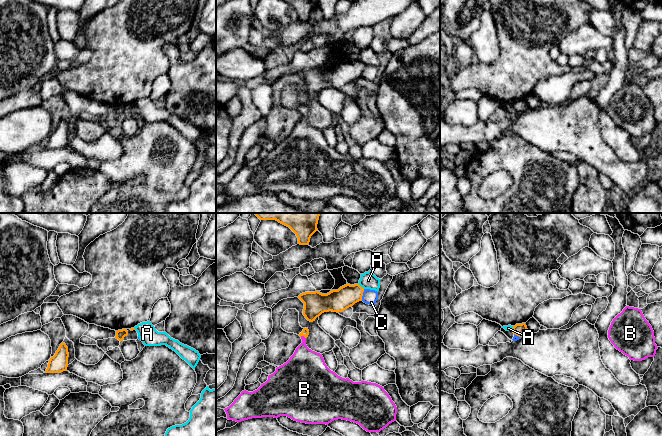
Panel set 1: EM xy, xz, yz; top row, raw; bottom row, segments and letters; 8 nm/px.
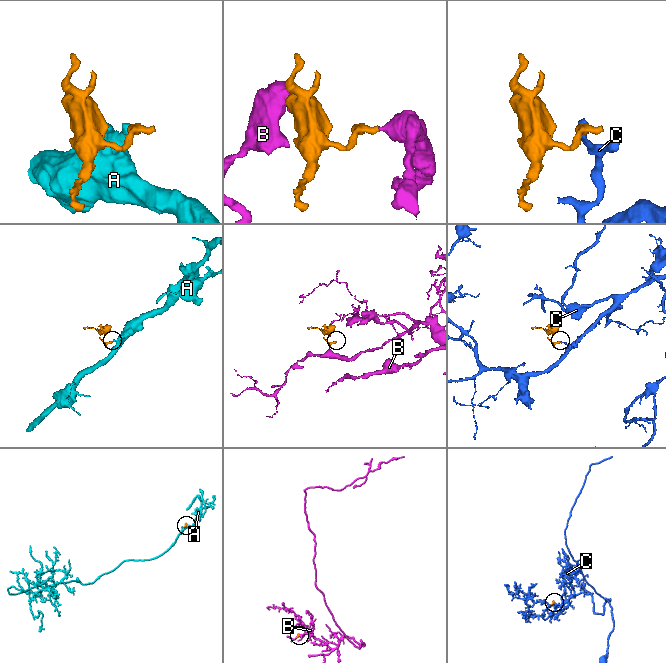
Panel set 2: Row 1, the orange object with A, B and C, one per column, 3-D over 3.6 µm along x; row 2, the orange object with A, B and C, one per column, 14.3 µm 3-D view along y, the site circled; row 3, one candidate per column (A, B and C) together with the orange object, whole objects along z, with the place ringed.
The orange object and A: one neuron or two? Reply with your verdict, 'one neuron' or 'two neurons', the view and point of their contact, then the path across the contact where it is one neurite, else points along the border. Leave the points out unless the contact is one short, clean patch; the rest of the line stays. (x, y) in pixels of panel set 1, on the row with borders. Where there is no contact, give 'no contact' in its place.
two neurons; meets orange in xz at (360, 286); border along xz (358, 284), (364, 288)

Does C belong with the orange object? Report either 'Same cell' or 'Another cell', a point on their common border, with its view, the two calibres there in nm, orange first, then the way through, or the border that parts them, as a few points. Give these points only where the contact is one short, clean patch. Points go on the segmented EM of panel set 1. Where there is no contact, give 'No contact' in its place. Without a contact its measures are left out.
Another cell. Touches orange at xz (362, 295). Thickness 180 nm (orange) against 120 nm. Boundary: xz (364, 289), (361, 300)

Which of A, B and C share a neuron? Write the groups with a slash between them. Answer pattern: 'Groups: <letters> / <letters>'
Groups: A / B / C

